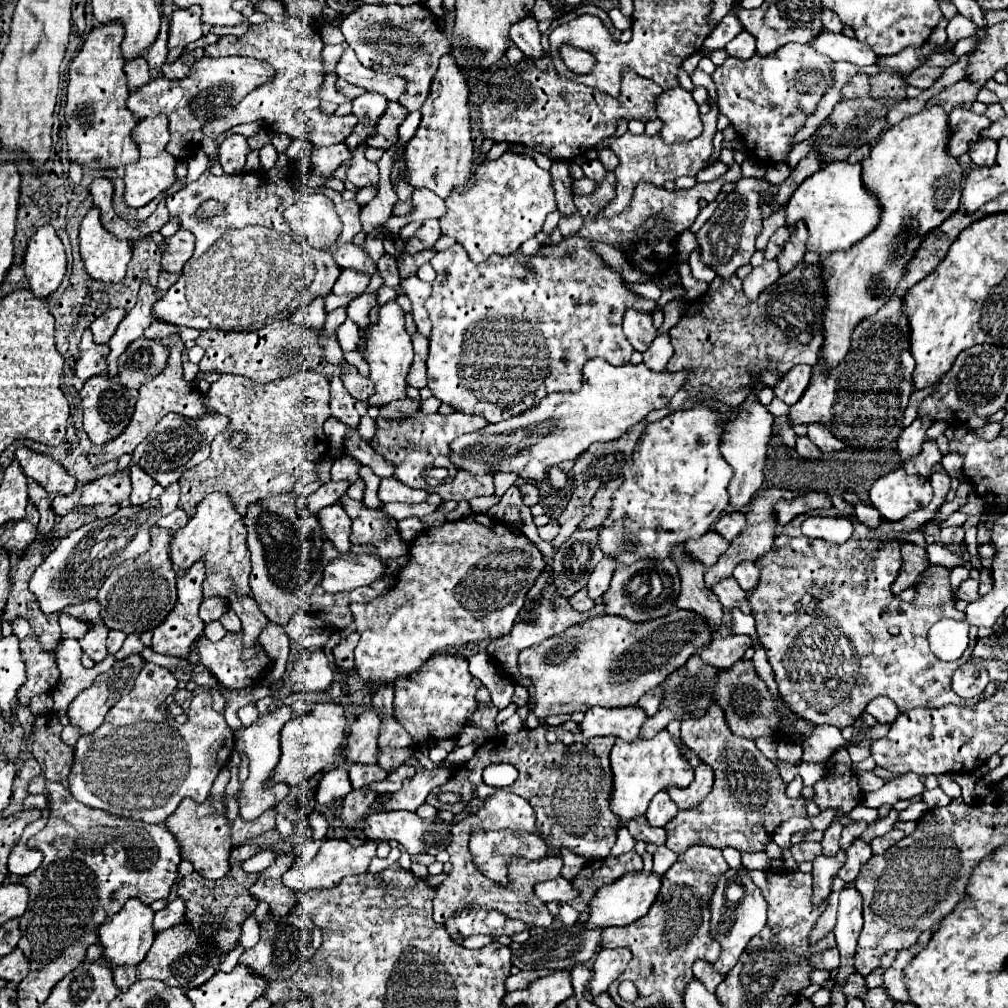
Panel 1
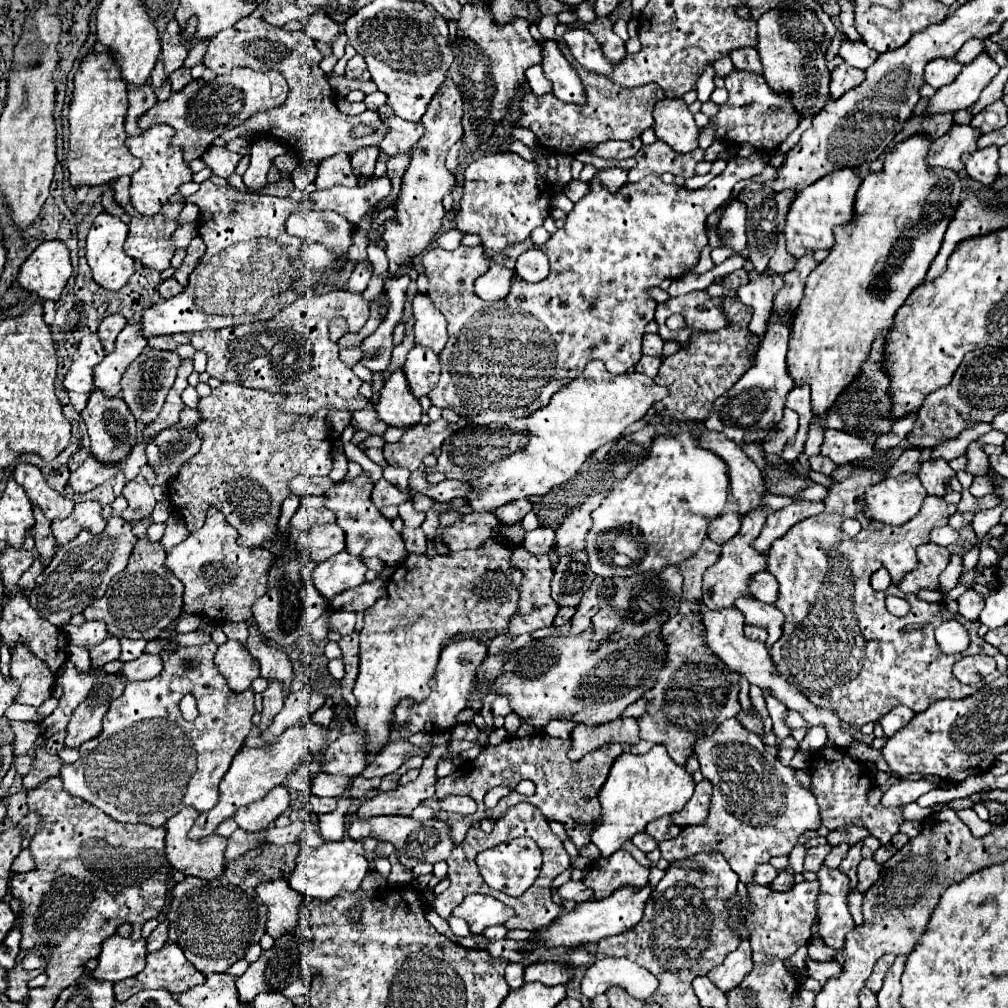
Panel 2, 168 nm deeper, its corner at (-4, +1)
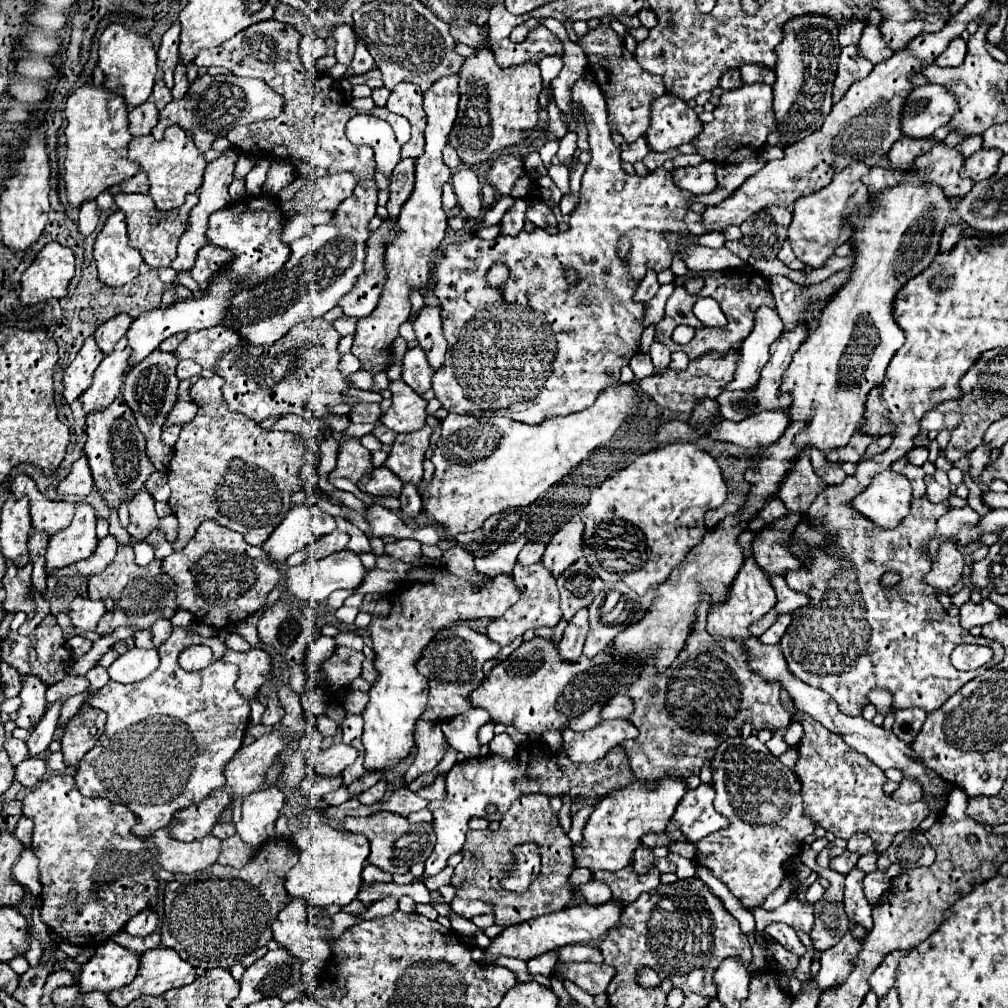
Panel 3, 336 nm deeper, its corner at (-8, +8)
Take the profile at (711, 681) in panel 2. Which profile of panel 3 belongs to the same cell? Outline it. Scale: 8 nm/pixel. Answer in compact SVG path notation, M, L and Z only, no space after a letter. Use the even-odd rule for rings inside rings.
M702 599L698 605L698 619L694 623L692 635L684 651L676 657L668 671L658 673L652 663L644 667L640 679L628 687L628 697L634 701L634 711L630 715L630 723L640 731L634 741L624 741L620 747L626 751L630 761L630 769L636 779L662 779L662 777L690 777L698 775L704 765L714 759L714 751L726 737L738 737L742 733L742 725L750 723L754 729L770 729L778 731L780 727L788 727L792 715L784 711L780 703L780 683L768 681L766 677L754 673L748 665L748 653L740 641L716 641L706 631L706 613L710 605L708 599Z

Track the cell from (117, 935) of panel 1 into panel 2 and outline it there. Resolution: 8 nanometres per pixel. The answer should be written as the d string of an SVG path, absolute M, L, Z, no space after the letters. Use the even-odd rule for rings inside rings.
M112 934L102 944L102 952L98 956L98 968L94 970L92 976L110 982L132 978L144 970L146 954L148 954L146 938L132 940L130 936L126 938L120 934Z

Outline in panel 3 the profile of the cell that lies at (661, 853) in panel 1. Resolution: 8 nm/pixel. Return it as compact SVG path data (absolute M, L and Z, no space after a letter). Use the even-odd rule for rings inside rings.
M672 853L672 855L668 855L668 857L670 857L670 861L674 861L676 867L678 867L678 871L676 871L678 879L690 879L690 877L694 877L694 873L696 873L696 869L694 869L694 861L684 859L684 857L676 855L676 853Z

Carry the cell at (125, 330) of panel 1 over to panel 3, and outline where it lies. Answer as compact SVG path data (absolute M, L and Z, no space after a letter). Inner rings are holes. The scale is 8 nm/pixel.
M120 339L110 355L102 359L98 369L94 371L92 385L78 397L84 413L106 409L118 395L124 383L124 363L128 361L128 341Z

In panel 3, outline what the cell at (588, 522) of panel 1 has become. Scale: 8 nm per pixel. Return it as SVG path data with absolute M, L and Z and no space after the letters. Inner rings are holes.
M572 517L566 525L560 527L560 531L550 539L546 545L542 565L552 573L552 577L560 577L572 563L576 563L582 557L582 531L584 523L580 517Z

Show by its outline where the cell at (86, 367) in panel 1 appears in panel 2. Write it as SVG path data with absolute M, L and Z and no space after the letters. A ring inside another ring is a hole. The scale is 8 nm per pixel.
M98 334L84 336L64 378L64 388L70 392L90 392L94 388L94 368L104 356Z

